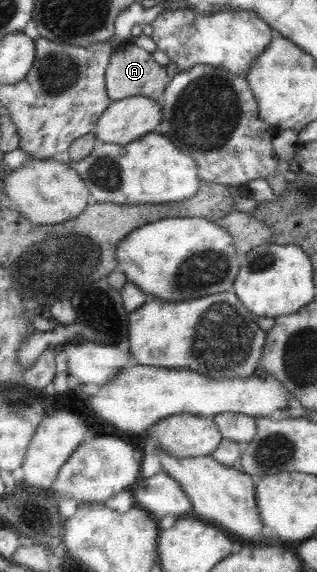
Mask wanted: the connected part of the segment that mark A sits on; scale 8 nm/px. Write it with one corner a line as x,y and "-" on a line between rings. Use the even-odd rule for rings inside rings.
136,45
117,48
110,57
104,76
107,94
112,102
138,95
157,100
171,80
166,74
166,66
155,63
151,53

